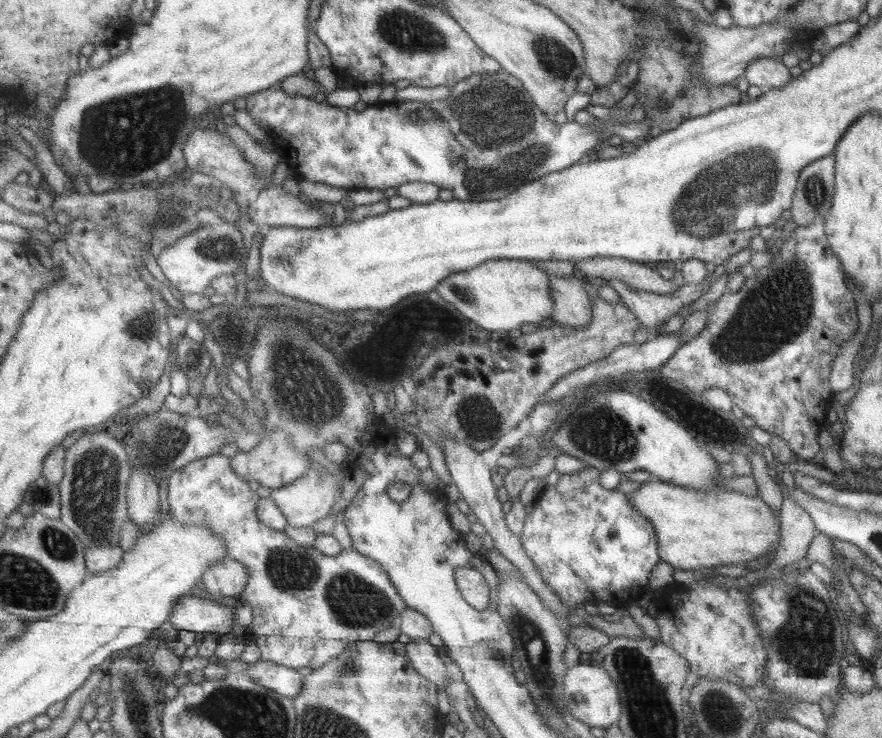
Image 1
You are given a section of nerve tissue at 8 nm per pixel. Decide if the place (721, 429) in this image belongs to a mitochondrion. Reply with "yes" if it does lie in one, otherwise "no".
no

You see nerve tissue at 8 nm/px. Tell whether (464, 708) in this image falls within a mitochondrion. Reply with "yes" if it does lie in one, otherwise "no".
no

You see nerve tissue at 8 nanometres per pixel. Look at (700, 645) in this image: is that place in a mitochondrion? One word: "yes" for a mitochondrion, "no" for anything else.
no

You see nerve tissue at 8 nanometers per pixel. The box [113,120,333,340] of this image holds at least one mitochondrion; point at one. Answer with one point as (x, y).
(164, 218)

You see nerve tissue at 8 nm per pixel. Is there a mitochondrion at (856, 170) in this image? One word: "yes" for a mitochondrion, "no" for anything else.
no

